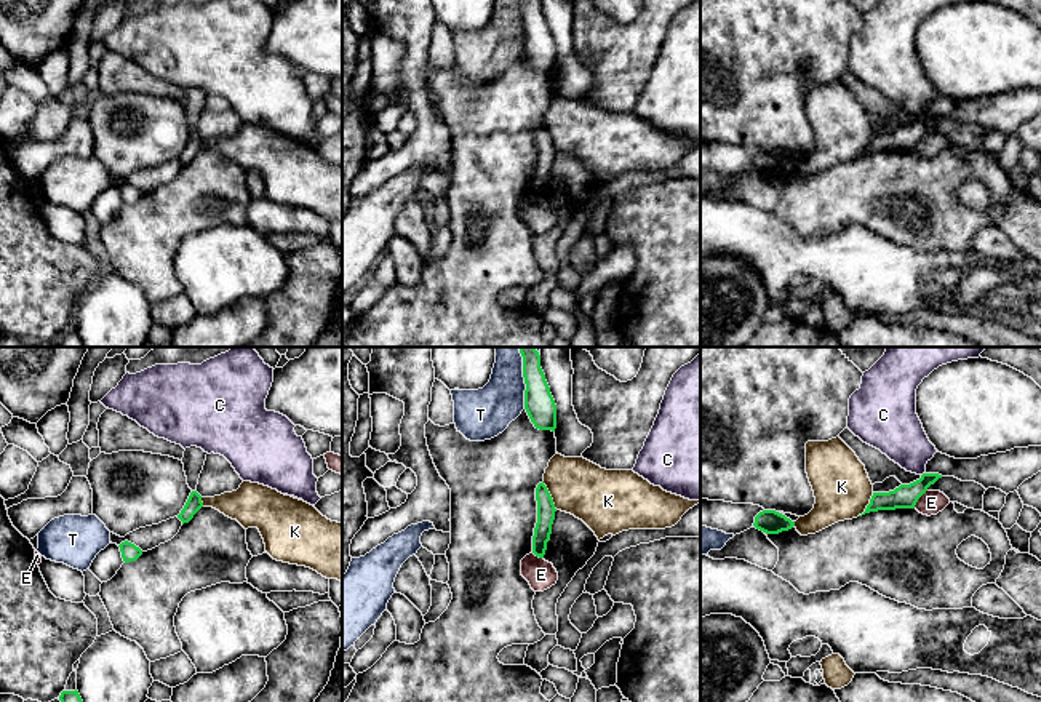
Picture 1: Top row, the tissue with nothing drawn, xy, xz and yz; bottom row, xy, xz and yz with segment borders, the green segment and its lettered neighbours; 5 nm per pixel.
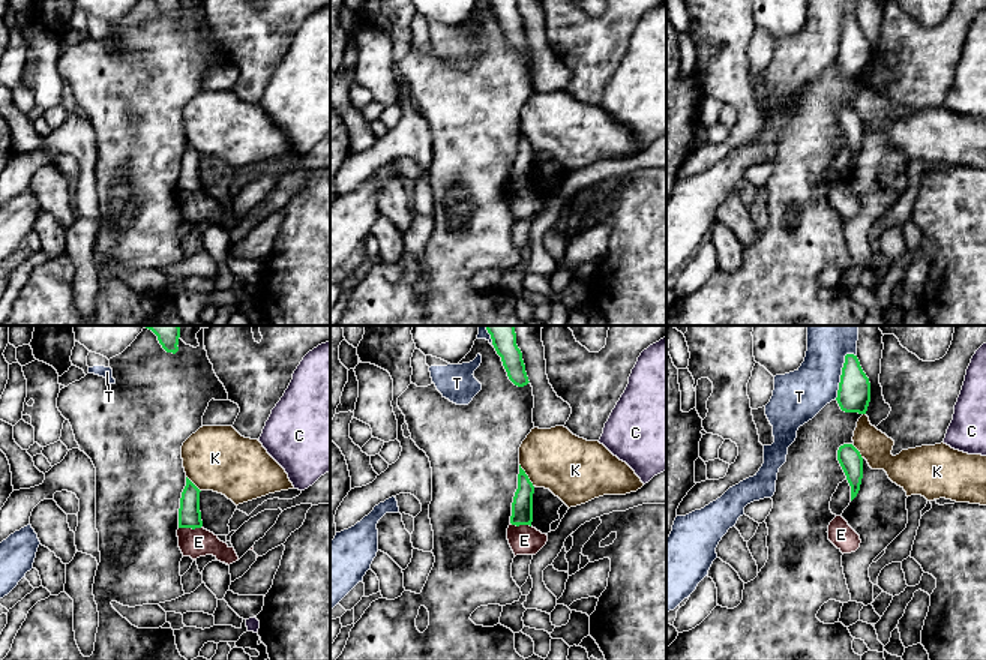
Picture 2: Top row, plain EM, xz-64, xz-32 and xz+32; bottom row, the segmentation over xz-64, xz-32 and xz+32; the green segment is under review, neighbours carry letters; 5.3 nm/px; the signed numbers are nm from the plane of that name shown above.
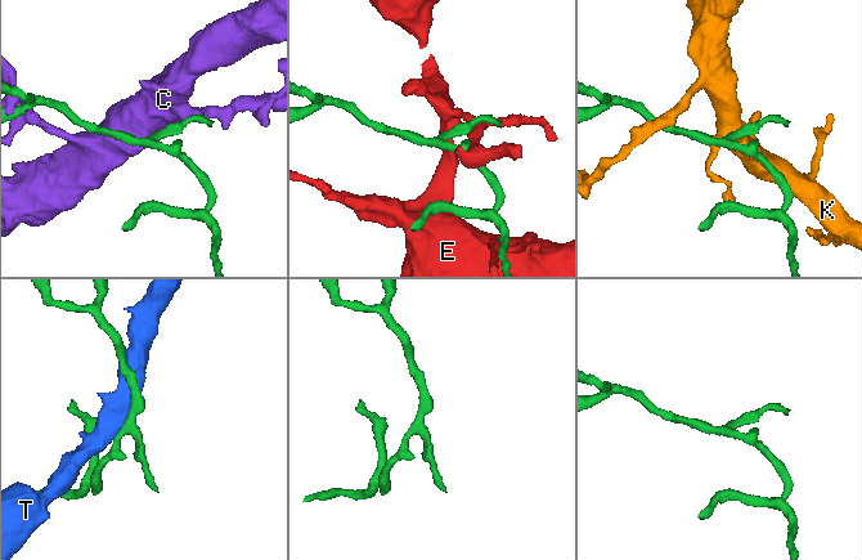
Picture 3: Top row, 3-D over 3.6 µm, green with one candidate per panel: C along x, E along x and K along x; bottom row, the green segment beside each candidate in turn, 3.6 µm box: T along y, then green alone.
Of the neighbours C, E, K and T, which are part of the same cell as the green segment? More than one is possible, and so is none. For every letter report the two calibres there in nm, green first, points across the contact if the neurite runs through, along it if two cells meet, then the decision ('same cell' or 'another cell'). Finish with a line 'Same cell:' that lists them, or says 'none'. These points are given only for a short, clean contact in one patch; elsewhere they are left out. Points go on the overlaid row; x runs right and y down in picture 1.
C: 120 nm thick on the green side, 260 nm on the other; another cell
E: 120 nm thick on the green side, 120 nm on the other; another cell
K: 100 nm thick on the green side, 300 nm on the other; another cell
T: 150 nm thick on the green side, 240 nm on the other; another cell
Same cell: none

